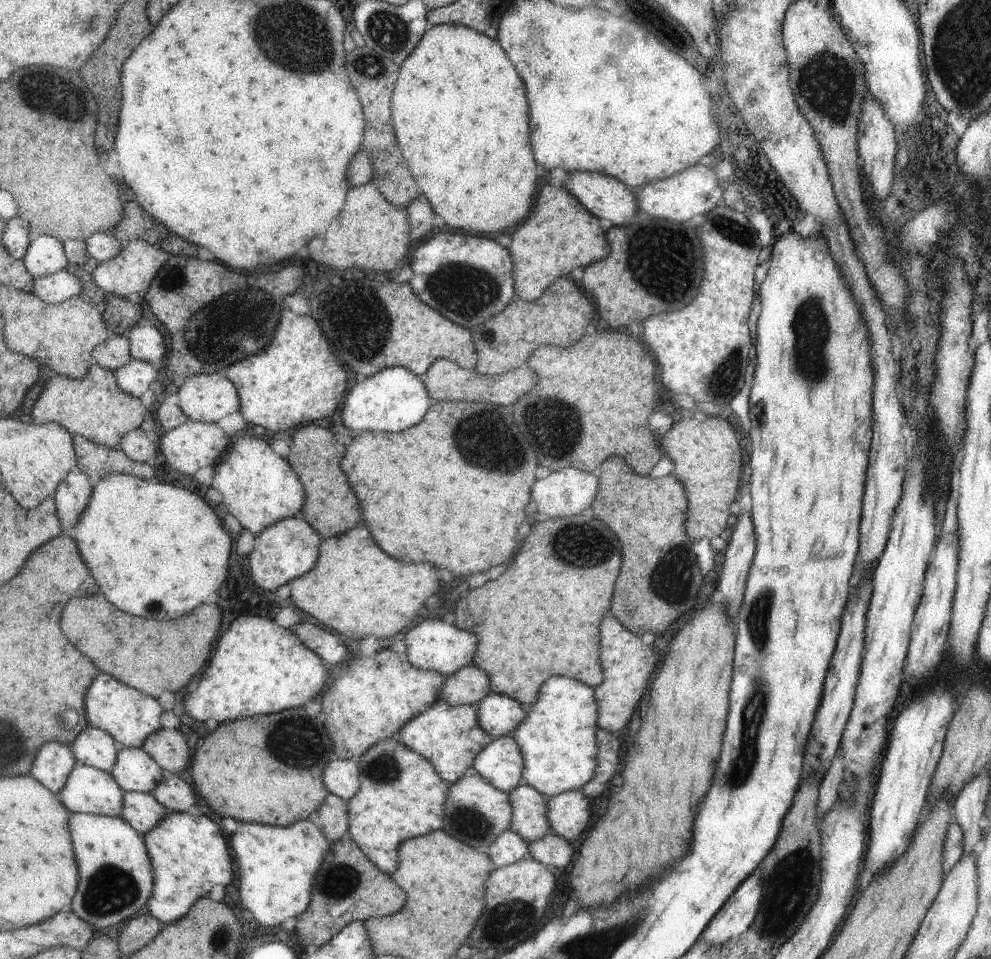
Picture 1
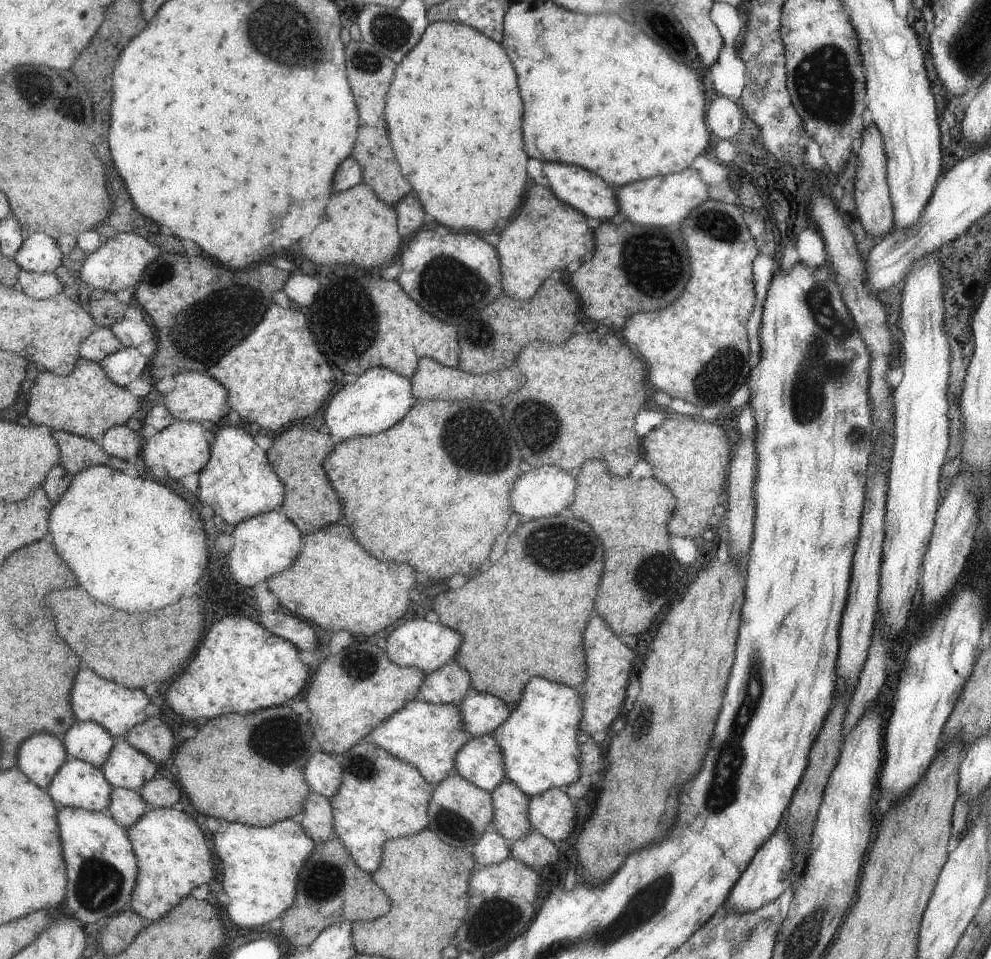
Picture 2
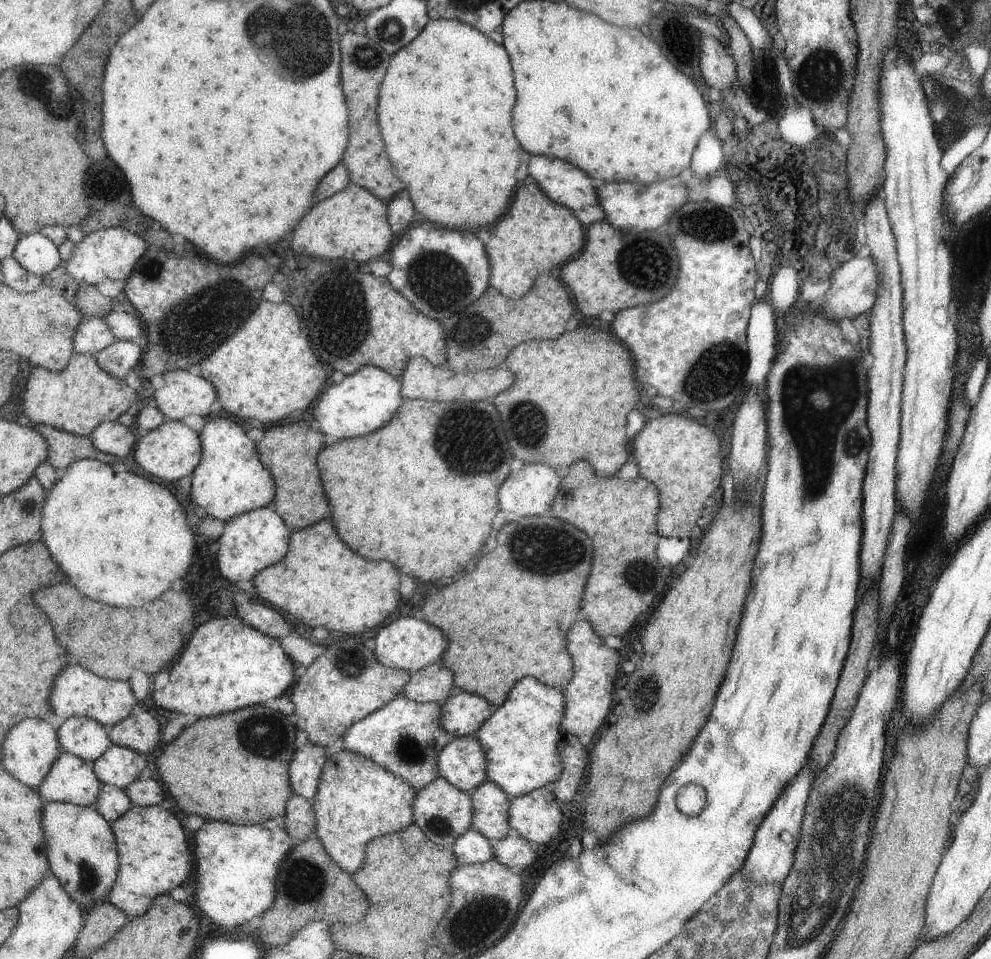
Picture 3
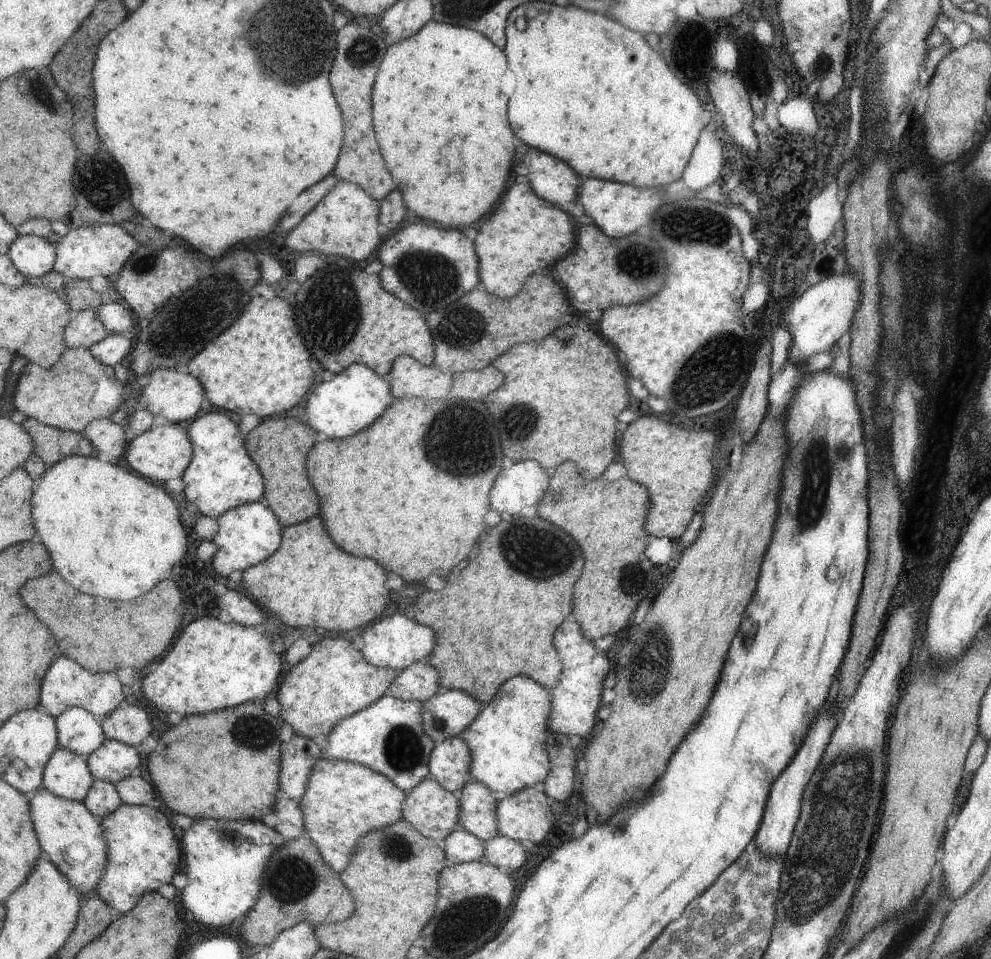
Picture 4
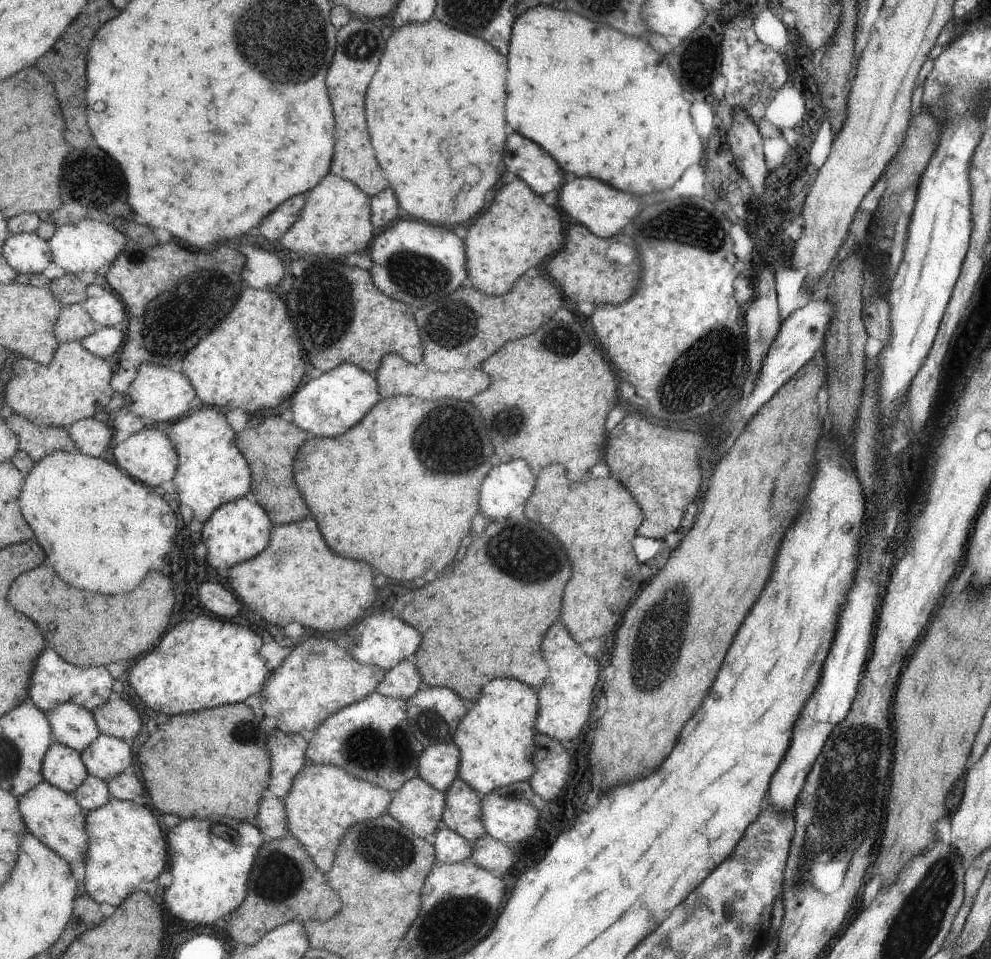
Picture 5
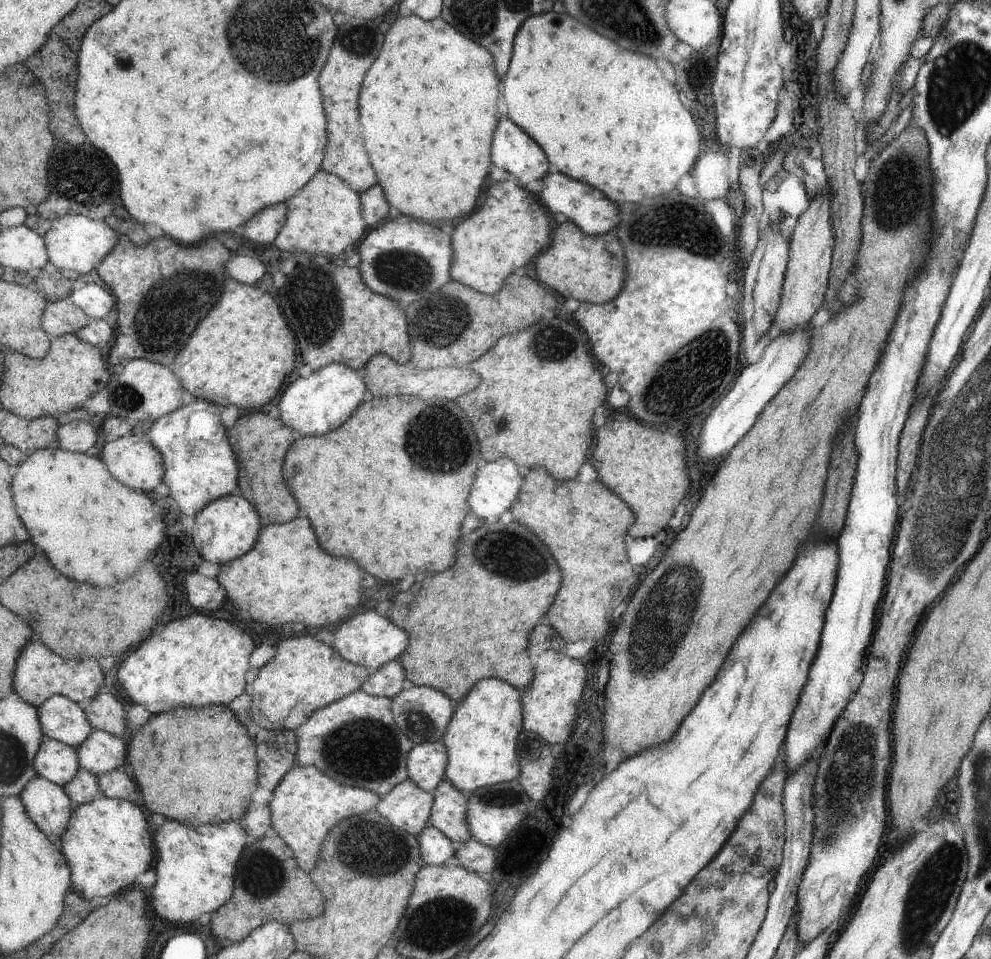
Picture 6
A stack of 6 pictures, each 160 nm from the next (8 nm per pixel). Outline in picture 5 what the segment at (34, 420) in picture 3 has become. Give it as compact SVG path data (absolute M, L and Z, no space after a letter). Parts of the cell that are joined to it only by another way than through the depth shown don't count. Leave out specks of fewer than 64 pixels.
M79 340L61 343L50 364L19 358L12 366L14 373L6 387L6 405L34 424L72 427L79 420L104 412L111 402L115 394L109 384L115 372L111 365L107 359L89 352Z

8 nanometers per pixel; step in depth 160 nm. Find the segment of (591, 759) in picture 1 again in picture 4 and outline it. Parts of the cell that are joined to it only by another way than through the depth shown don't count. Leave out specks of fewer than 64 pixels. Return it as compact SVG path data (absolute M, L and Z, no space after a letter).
M513 676L501 684L495 698L483 704L473 722L460 732L471 750L470 780L479 781L493 792L512 795L522 788L543 782L551 770L548 759L548 718L552 703L550 689L527 676Z

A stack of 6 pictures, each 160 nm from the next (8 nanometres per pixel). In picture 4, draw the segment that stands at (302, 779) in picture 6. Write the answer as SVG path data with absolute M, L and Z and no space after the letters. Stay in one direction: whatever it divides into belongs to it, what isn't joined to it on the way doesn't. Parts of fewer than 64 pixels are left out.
M320 758L314 766L309 779L307 792L301 799L305 813L306 834L310 836L320 848L324 859L337 871L342 873L352 861L356 848L361 839L371 831L388 827L403 816L402 808L406 792L397 788L388 776L375 772L372 768L353 761L341 759Z

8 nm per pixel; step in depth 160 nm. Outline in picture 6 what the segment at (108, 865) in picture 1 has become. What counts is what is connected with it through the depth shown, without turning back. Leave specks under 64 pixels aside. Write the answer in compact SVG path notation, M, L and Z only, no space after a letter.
M38 774L27 783L20 797L38 827L51 840L61 840L76 809L64 787Z

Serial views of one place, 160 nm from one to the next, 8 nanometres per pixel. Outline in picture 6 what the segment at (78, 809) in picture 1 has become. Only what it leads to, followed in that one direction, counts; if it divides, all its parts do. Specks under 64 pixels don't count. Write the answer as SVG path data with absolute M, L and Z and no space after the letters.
M45 736L34 760L38 774L64 787L79 772L78 750L64 742Z

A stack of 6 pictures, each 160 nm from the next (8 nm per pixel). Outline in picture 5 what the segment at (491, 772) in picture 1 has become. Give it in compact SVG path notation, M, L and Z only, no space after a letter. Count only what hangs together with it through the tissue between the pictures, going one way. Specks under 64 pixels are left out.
M450 742L424 747L417 760L417 777L437 791L445 791L459 776L460 752Z

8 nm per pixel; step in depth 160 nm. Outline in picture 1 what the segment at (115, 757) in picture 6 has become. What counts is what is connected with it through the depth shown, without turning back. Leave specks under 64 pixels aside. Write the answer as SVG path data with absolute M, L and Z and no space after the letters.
M124 747L112 773L126 791L153 793L164 781L163 769L144 748Z

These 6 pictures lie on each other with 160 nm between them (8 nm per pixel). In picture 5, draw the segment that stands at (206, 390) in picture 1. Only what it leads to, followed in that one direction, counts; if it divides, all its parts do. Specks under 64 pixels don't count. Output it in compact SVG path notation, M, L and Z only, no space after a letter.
M152 363L141 364L136 378L125 390L123 406L116 410L113 416L115 418L120 414L133 413L141 416L143 420L149 419L153 422L165 423L173 418L185 416L189 412L189 404L191 404L191 400L195 400L195 396L197 396L196 389L182 370Z

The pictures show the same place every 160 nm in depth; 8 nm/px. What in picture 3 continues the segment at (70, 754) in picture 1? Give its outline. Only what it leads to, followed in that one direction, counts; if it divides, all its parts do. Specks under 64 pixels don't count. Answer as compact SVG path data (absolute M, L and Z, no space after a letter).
M26 718L23 722L16 724L7 735L2 768L16 776L17 780L39 790L62 752L58 730L55 730L49 722L45 722L45 719Z

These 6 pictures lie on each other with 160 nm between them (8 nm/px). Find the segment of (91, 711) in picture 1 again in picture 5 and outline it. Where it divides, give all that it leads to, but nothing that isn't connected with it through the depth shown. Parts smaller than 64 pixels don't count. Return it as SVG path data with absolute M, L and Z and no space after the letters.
M45 648L37 658L36 668L33 668L32 683L29 684L29 700L47 714L65 702L75 702L95 712L111 699L113 682L115 682L113 676L110 676L109 670L103 666L79 667L65 661L54 649Z

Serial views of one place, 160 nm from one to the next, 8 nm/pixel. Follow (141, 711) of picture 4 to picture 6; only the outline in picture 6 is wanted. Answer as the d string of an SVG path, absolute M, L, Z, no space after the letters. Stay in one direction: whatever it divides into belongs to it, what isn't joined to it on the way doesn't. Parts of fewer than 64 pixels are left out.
M99 693L86 703L86 712L95 729L123 736L127 730L127 710L113 694Z

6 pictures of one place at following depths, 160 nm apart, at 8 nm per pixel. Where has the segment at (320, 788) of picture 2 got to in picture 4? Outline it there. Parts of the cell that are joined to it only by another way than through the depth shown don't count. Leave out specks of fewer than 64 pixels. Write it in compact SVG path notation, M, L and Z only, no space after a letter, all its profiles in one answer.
M293 734L289 742L283 742L280 791L283 796L301 800L307 792L310 776L321 758L321 748L315 740Z

